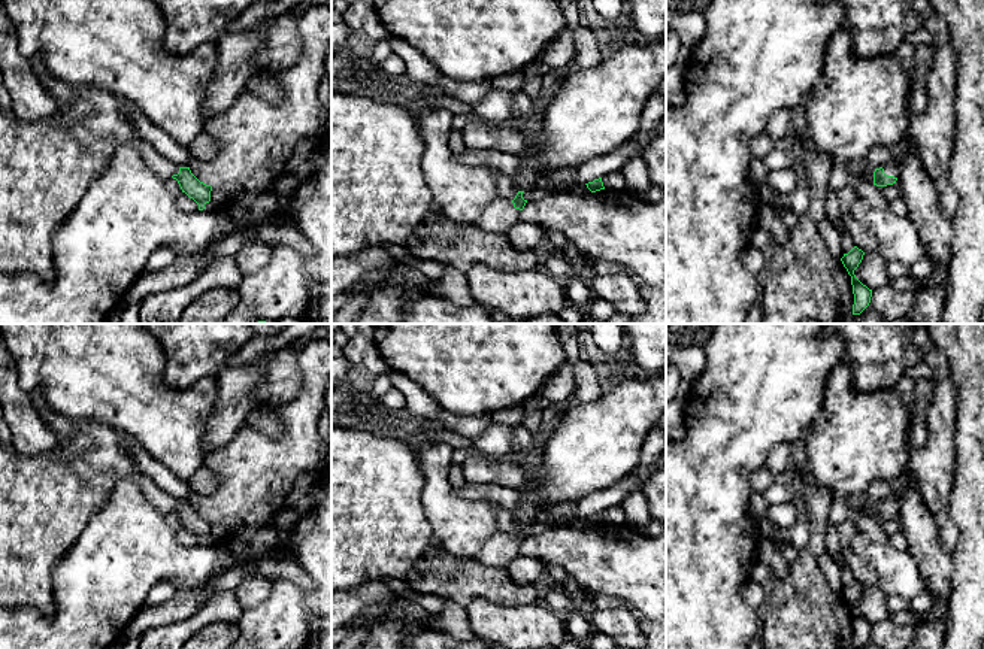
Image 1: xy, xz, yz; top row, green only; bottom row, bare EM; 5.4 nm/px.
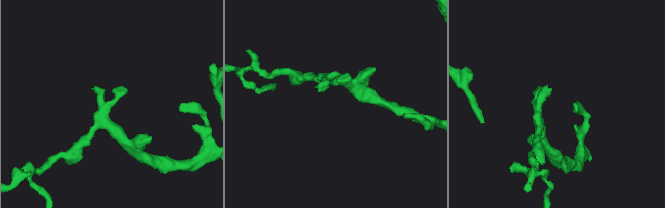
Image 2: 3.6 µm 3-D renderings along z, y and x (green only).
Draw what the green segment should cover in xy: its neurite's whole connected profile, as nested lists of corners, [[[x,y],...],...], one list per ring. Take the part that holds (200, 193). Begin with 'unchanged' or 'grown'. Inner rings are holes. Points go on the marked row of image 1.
grown; [[[40,57],[30,58],[40,84],[63,106],[52,118],[22,121],[0,107],[0,273],[34,273],[51,282],[55,276],[52,234],[73,212],[115,148],[133,142],[148,167],[164,181],[178,181],[182,192],[199,204],[211,201],[212,186],[200,182],[190,167],[178,167],[137,137],[121,112],[121,98],[105,87],[70,85],[52,76]]]

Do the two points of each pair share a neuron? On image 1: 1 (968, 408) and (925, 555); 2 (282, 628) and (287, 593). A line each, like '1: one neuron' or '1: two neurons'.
1: two neurons
2: one neuron

